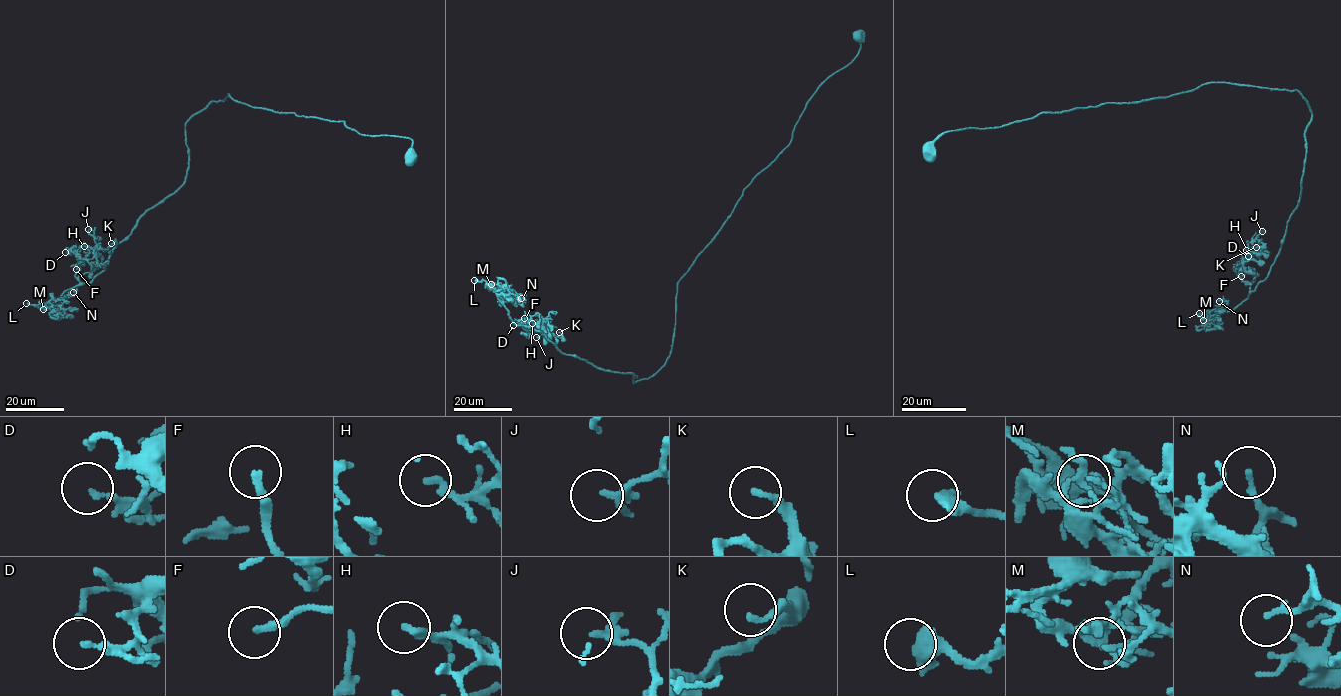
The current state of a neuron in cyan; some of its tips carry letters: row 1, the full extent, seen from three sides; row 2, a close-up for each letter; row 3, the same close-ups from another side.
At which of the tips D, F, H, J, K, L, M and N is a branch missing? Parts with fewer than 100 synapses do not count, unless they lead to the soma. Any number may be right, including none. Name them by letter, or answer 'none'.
F

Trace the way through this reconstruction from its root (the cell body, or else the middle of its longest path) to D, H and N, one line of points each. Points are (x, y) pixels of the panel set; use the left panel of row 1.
D: (410, 157), (410, 138), (228, 94), (186, 123), (185, 181), (101, 272), (81, 283), (94, 264), (65, 252)
H: (410, 157), (410, 138), (228, 94), (185, 124), (185, 181), (81, 283), (96, 261), (84, 246)
N: (410, 157), (410, 138), (228, 94), (185, 124), (185, 181), (90, 282), (53, 299), (73, 292)

